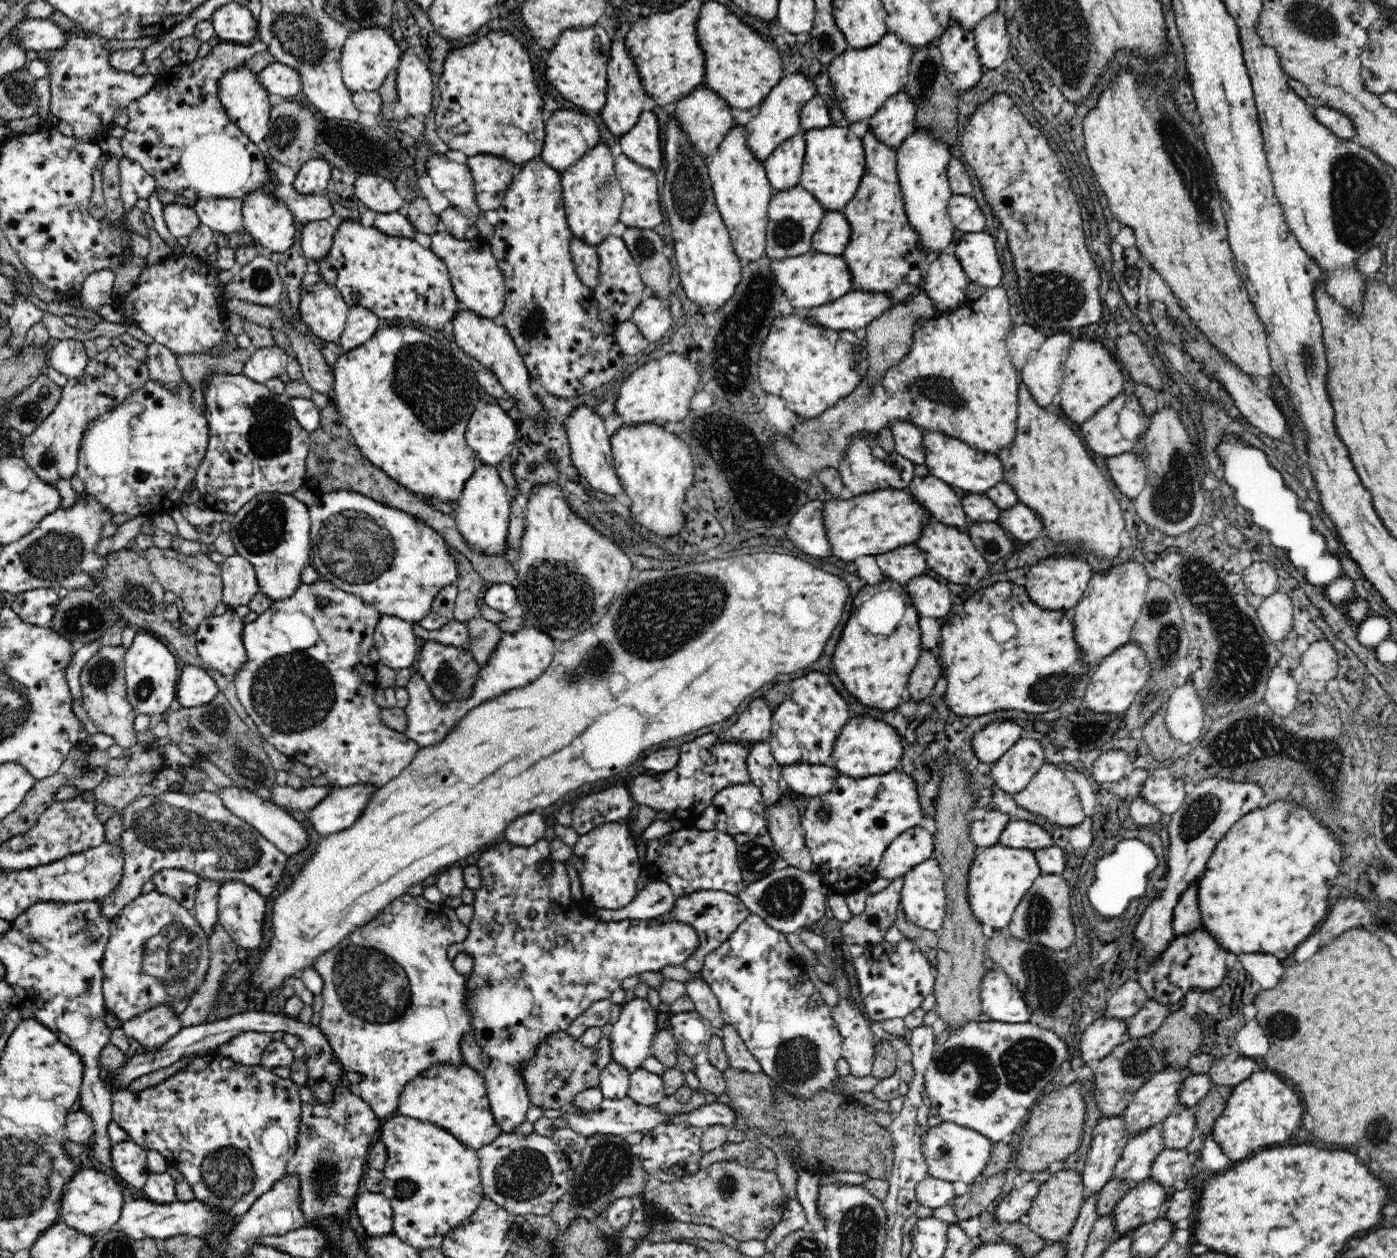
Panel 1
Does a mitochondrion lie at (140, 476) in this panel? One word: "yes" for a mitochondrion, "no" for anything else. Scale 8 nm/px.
no

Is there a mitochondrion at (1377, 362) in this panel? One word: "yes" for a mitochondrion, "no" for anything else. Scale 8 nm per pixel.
no

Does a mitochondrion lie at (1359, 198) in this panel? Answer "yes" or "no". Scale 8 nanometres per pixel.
yes

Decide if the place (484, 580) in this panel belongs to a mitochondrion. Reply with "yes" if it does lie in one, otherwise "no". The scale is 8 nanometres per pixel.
no

